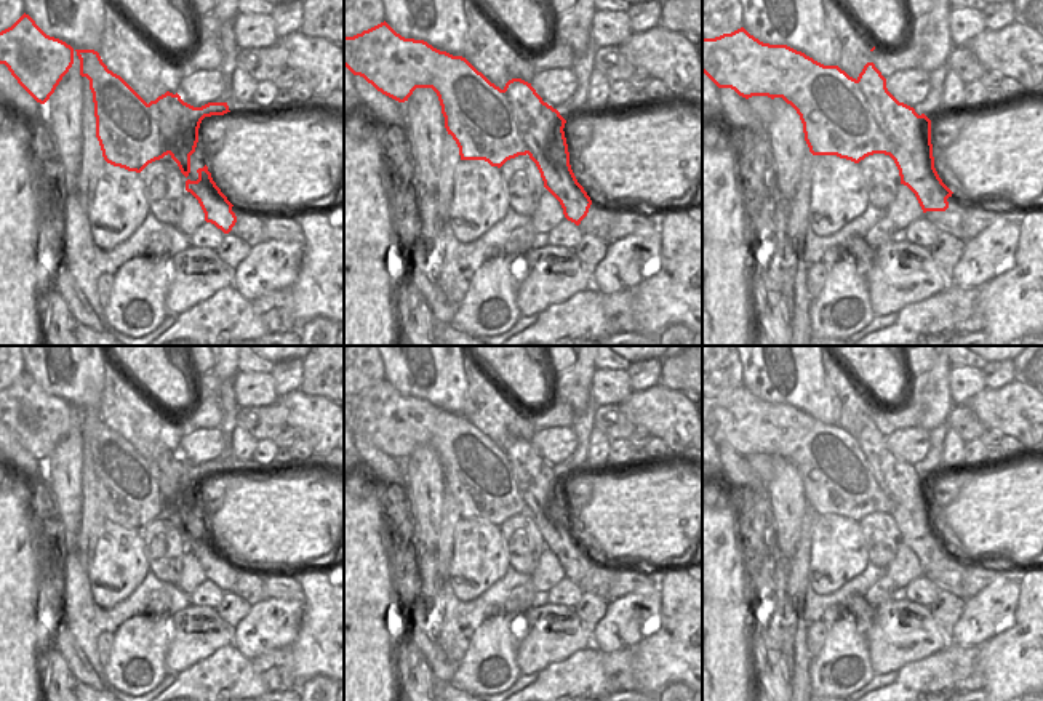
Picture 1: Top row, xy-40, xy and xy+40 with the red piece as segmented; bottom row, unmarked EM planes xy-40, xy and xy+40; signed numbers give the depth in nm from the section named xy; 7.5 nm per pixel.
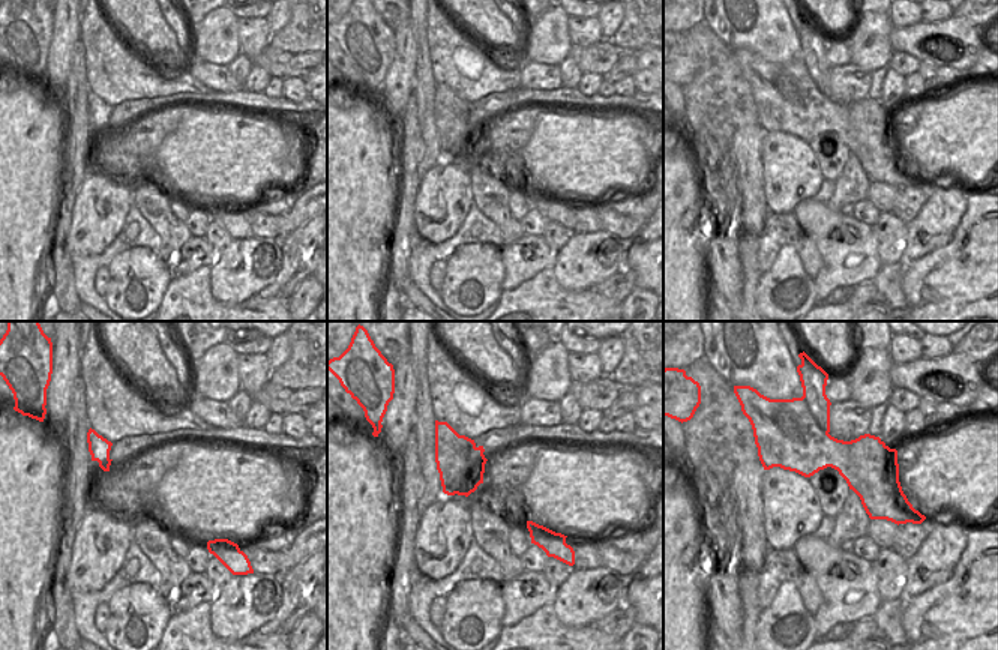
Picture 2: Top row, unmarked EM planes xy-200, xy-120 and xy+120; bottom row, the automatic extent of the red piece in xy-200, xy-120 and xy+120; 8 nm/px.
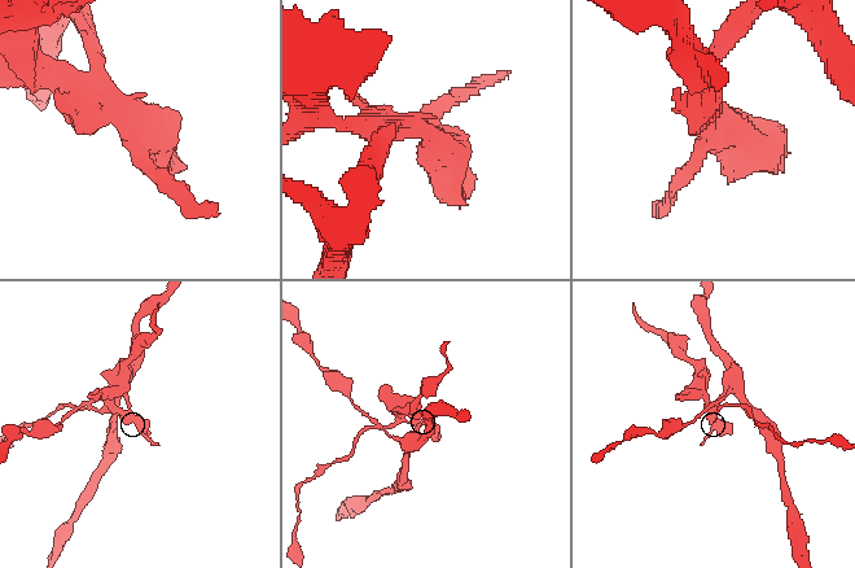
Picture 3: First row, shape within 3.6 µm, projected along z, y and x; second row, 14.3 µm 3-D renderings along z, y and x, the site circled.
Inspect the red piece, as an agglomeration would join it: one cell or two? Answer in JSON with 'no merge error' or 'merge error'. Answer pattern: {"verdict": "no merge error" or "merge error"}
{"verdict": "merge error"}

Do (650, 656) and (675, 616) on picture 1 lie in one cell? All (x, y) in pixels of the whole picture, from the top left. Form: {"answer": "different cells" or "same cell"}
{"answer": "same cell"}

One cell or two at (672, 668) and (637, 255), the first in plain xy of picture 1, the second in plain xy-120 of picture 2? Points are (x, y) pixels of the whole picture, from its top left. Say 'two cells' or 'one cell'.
one cell

